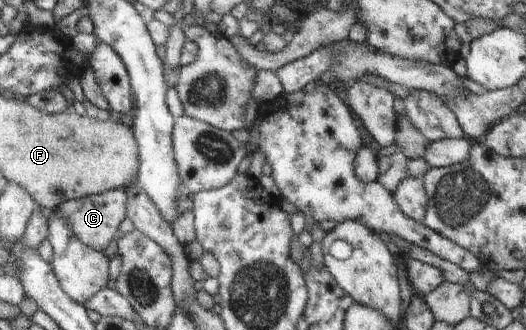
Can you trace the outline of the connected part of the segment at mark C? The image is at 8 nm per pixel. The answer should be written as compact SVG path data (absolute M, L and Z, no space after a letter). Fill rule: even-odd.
M124 188L106 191L102 194L92 195L86 198L74 199L62 203L56 208L56 213L62 215L70 227L72 233L76 235L88 247L105 251L110 242L116 237L120 224L126 216L126 205L128 205L128 197Z

